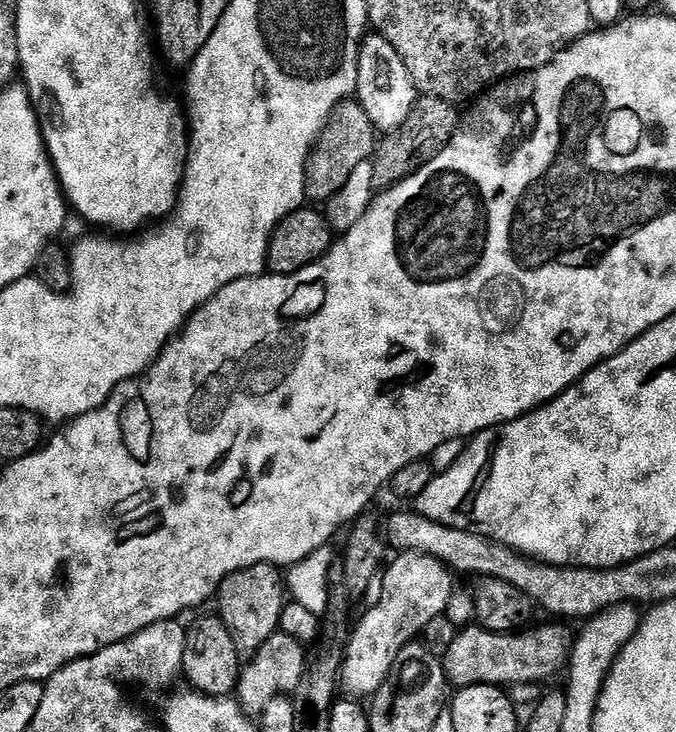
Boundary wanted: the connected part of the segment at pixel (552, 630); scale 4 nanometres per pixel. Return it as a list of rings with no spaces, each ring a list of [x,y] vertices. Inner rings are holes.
[[[548,622],[545,628],[536,628],[533,632],[520,630],[515,634],[487,632],[479,626],[461,627],[456,633],[450,650],[442,657],[447,683],[457,688],[469,688],[479,684],[532,684],[535,680],[548,680],[556,671],[565,667],[570,655],[569,641],[564,641],[564,632],[559,623]]]

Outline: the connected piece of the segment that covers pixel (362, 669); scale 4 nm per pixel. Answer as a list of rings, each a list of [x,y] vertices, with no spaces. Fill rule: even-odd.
[[[400,552],[397,557],[397,560],[394,561],[389,568],[387,565],[387,567],[383,569],[382,575],[379,577],[378,588],[380,584],[380,597],[377,598],[376,605],[374,605],[373,608],[370,609],[360,621],[356,620],[354,627],[351,629],[351,636],[348,639],[348,646],[344,651],[343,667],[340,669],[339,679],[342,681],[343,691],[345,688],[345,690],[348,691],[345,693],[352,698],[364,698],[360,696],[365,696],[365,698],[373,697],[382,684],[386,682],[387,675],[390,674],[391,667],[394,666],[395,659],[398,658],[399,652],[409,644],[413,643],[413,641],[415,641],[417,637],[423,633],[424,628],[426,626],[430,626],[430,622],[441,619],[441,617],[443,617],[446,613],[444,611],[447,610],[448,603],[452,600],[452,579],[454,578],[450,573],[448,565],[442,563],[442,561],[438,558],[427,556],[421,552]]]

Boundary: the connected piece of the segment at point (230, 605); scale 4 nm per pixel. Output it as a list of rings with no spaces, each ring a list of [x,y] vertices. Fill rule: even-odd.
[[[255,564],[246,570],[238,570],[230,574],[220,583],[218,601],[220,600],[220,609],[218,615],[220,621],[230,630],[230,634],[236,639],[237,645],[244,644],[249,650],[266,642],[281,627],[280,609],[282,601],[286,596],[286,576],[277,565],[274,564]]]

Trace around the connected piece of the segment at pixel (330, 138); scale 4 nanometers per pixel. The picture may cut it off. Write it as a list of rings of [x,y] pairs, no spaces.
[[[359,99],[342,100],[332,112],[320,137],[312,149],[304,170],[304,195],[309,201],[326,202],[344,187],[350,174],[362,162],[372,160],[378,147],[378,130],[370,122],[366,110],[362,110]]]

